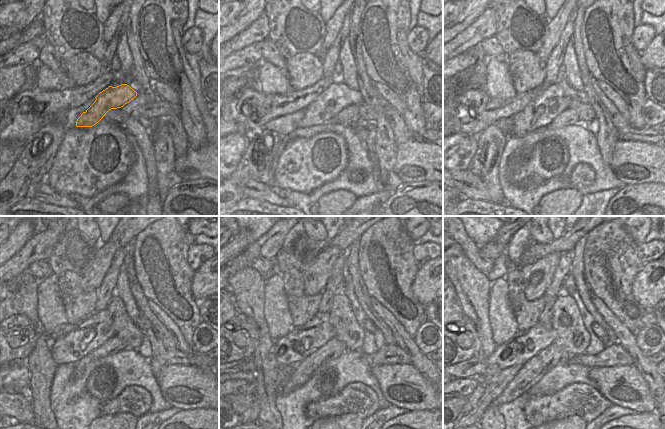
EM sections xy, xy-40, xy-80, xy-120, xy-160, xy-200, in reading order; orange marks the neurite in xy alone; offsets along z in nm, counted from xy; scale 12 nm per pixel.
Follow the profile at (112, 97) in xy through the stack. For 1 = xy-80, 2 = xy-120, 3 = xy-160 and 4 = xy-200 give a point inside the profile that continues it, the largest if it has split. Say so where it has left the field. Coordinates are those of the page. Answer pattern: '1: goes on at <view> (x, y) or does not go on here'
1: goes on at xy-80 (540, 112)
2: goes on at xy-120 (90, 334)
3: goes on at xy-160 (299, 343)
4: goes on at xy-200 (523, 345)

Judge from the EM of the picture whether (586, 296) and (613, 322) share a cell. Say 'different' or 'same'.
different

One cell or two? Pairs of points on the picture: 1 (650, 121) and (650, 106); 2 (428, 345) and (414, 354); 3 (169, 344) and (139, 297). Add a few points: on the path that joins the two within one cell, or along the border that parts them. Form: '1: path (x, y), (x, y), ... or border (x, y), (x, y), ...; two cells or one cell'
1: path (652, 117), (650, 110); one cell
2: border (412, 337), (416, 347), (425, 356); two cells
3: path (163, 332), (144, 309); one cell

